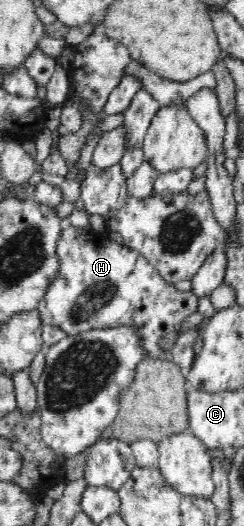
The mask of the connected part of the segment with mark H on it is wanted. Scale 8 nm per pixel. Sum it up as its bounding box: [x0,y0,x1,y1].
[38,225,199,374]

